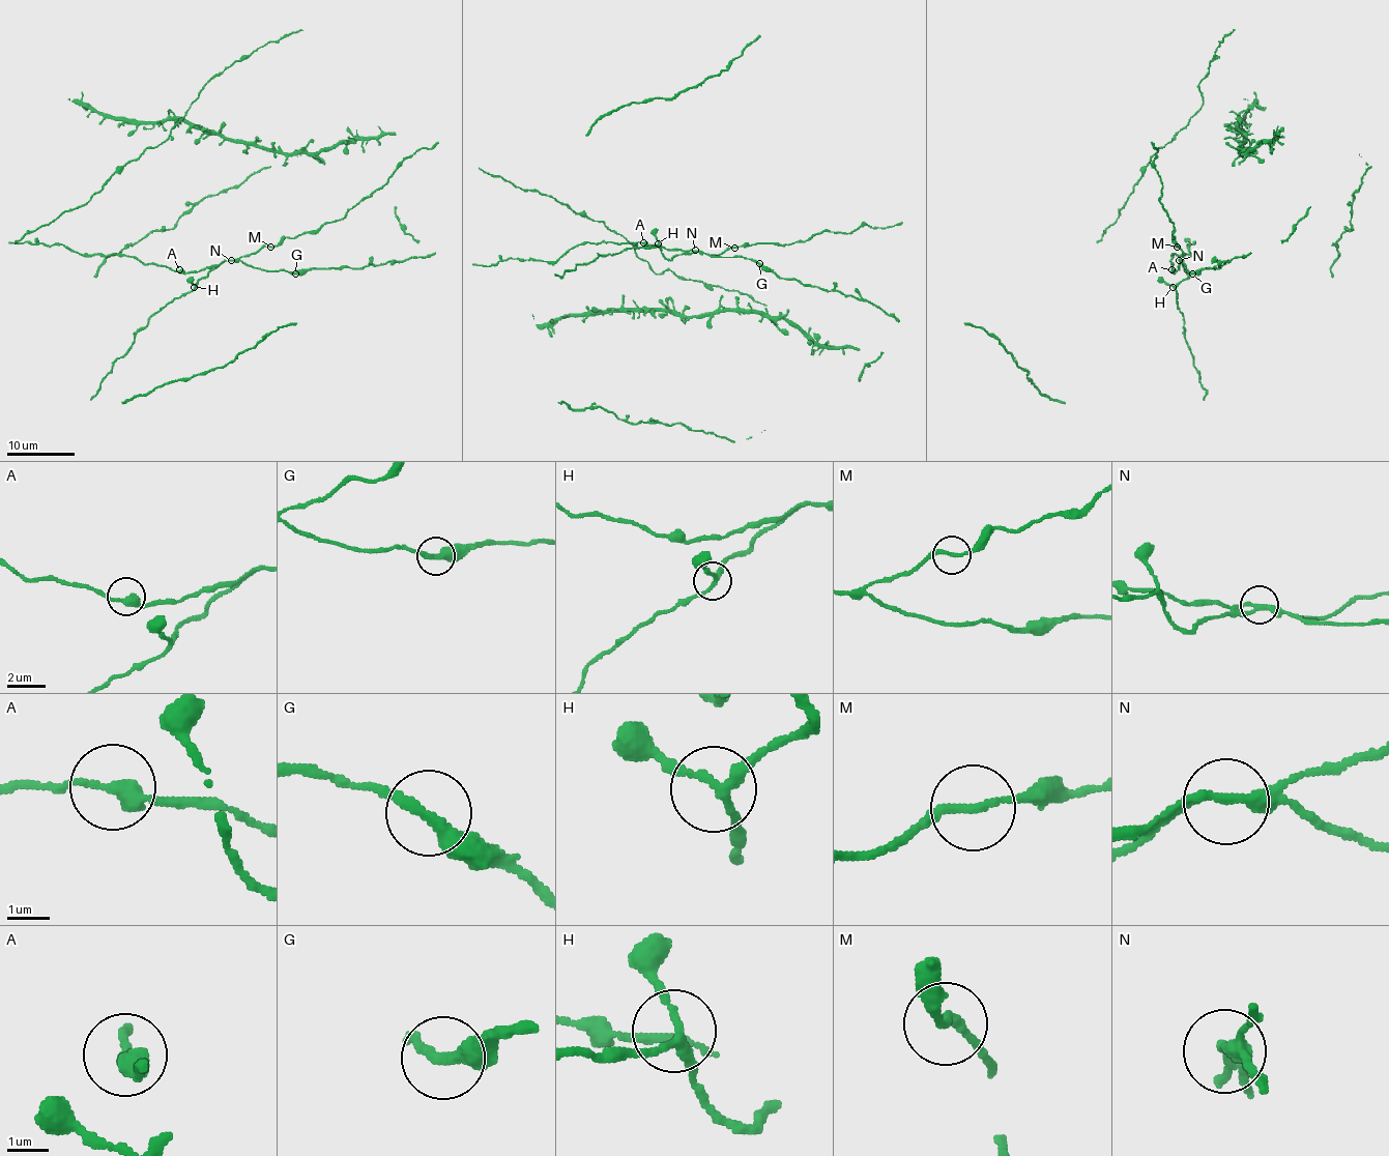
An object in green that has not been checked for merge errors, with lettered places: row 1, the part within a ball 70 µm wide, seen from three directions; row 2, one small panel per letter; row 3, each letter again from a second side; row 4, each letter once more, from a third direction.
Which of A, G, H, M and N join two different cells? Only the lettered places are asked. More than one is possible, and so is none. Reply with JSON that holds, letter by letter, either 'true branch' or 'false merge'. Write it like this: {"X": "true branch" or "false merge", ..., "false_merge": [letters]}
{"A": "true branch", "G": "true branch", "H": "true branch", "M": "true branch", "N": "false merge", "false_merge": ["N"]}

